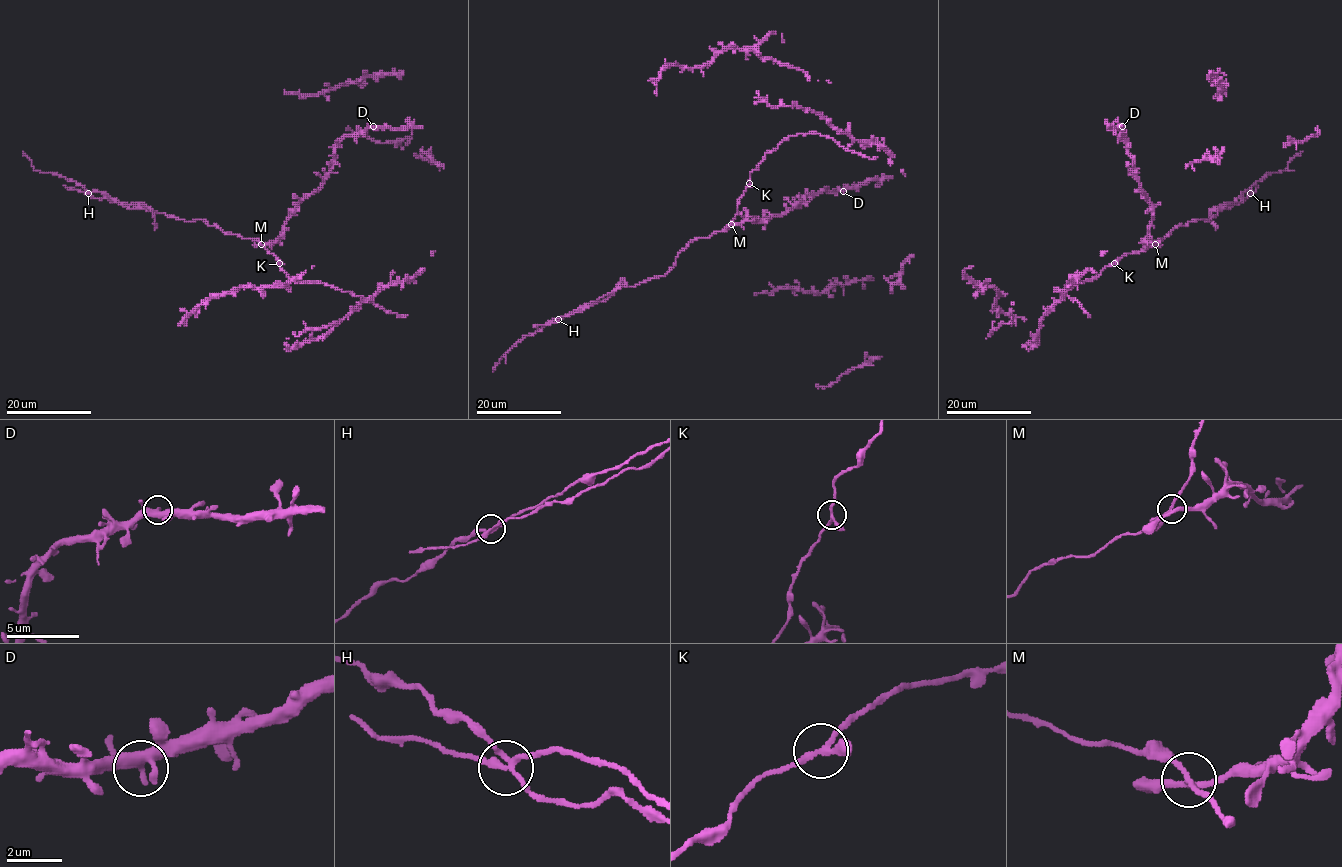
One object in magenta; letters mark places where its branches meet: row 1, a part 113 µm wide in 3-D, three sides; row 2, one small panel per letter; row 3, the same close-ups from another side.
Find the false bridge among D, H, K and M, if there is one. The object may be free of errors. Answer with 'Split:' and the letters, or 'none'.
Split: H

